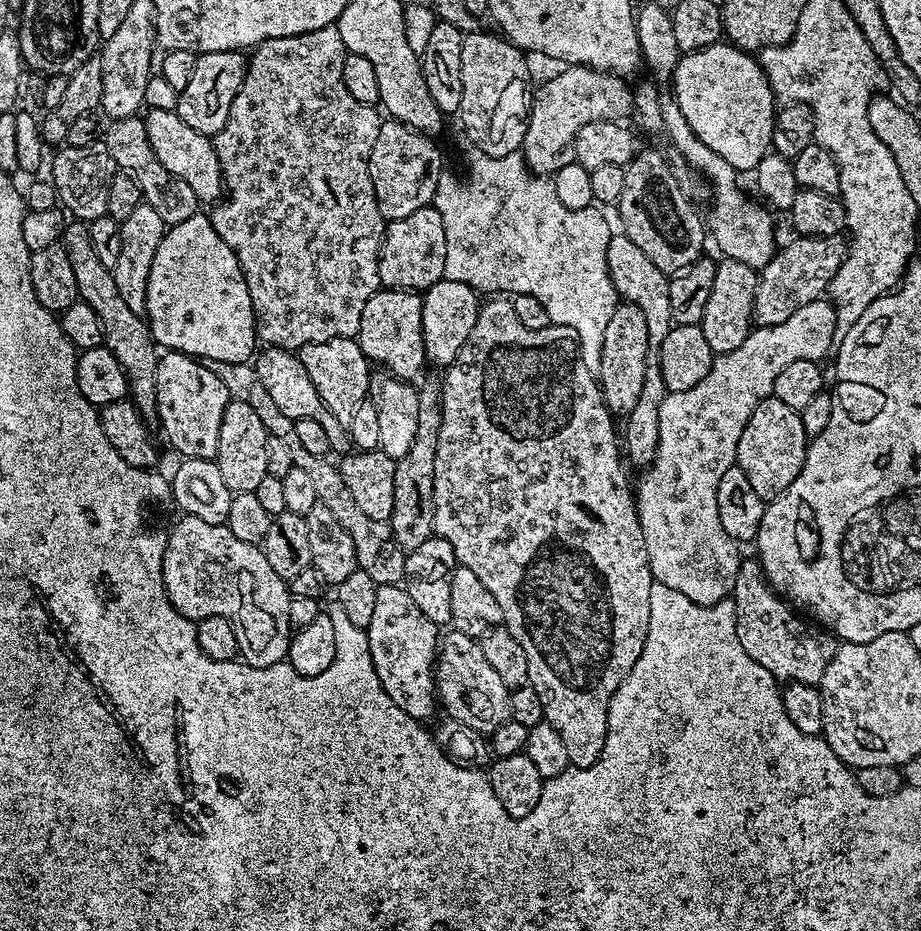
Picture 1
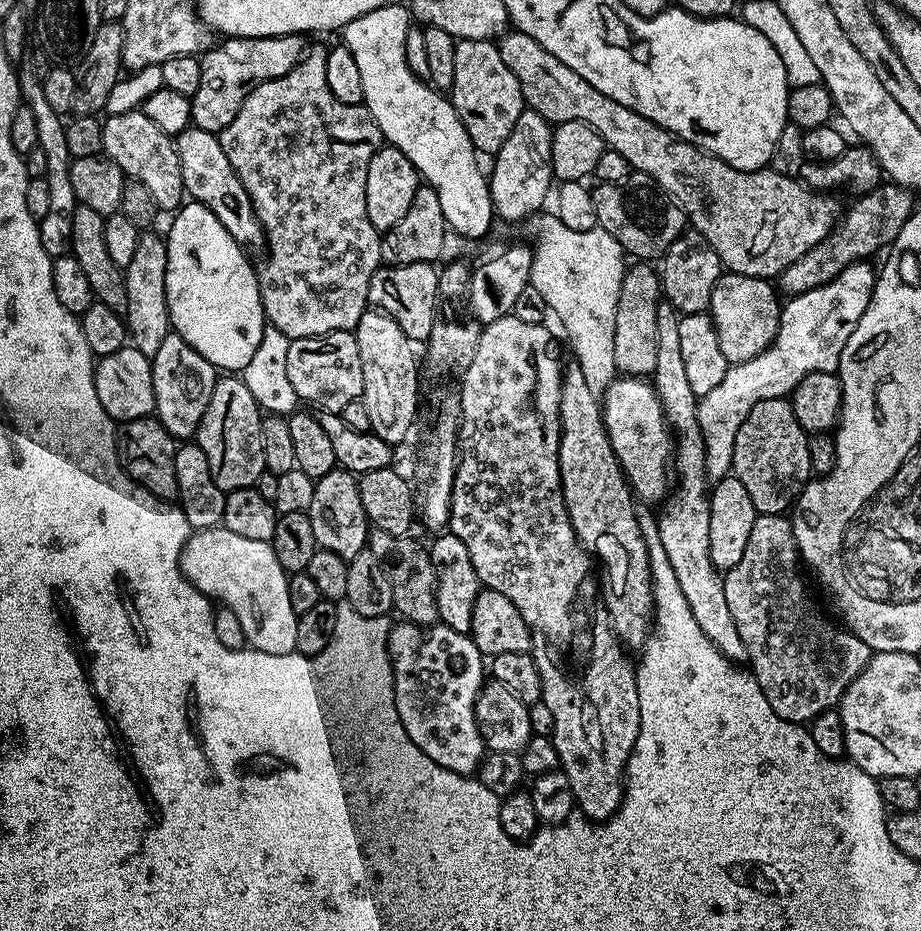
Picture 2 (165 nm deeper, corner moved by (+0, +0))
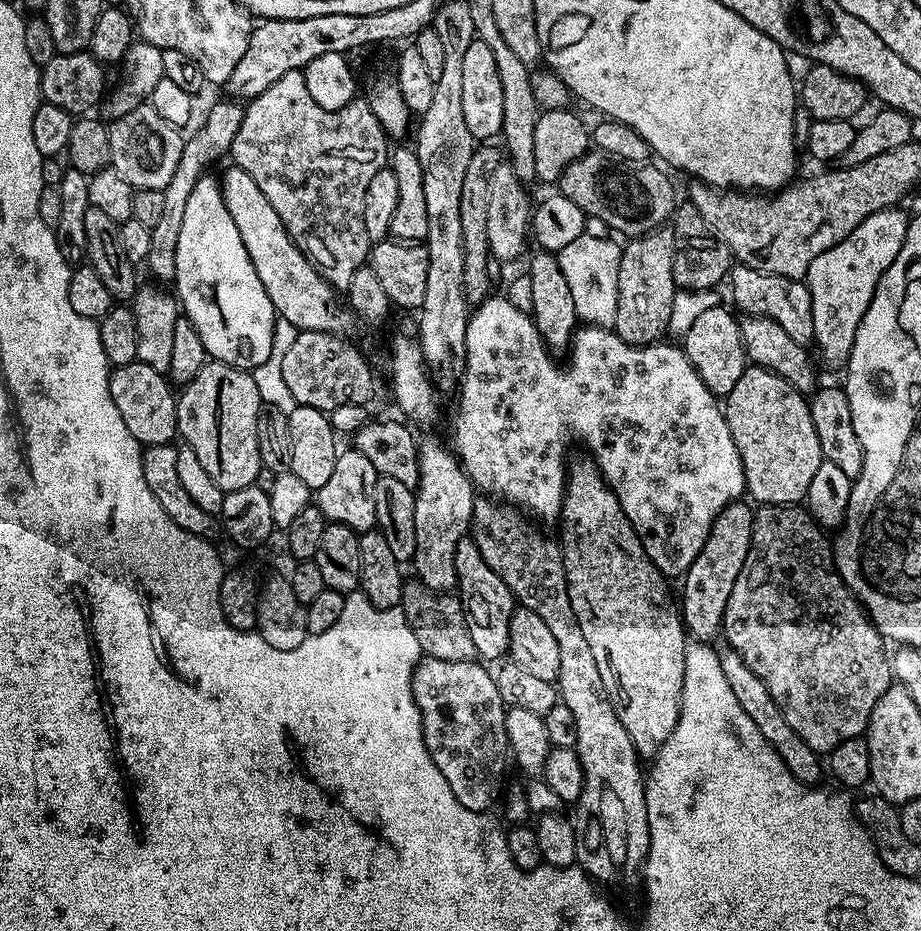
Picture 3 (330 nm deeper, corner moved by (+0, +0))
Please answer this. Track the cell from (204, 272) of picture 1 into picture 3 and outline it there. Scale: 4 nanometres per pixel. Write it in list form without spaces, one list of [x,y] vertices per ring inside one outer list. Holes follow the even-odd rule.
[[[211,174],[200,177],[194,190],[190,190],[186,214],[188,216],[182,218],[182,234],[178,234],[174,281],[179,307],[194,330],[198,330],[198,338],[211,359],[235,368],[253,370],[270,355],[277,315],[270,302],[270,294],[266,294],[266,286],[262,286],[262,281],[258,278],[258,270],[254,270],[254,262],[250,262],[250,254],[246,254],[246,246],[242,246],[242,234],[238,234],[238,226],[234,226],[234,218],[230,218],[230,210],[224,201],[217,177],[214,178]]]

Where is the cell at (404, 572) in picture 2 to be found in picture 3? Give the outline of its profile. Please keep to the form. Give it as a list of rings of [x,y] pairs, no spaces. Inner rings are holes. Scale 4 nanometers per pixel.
[[[412,578],[405,583],[398,607],[410,630],[414,630],[414,638],[418,638],[418,646],[424,656],[442,658],[446,662],[477,659],[476,647],[466,626],[466,614],[459,595],[433,592],[419,580]]]

